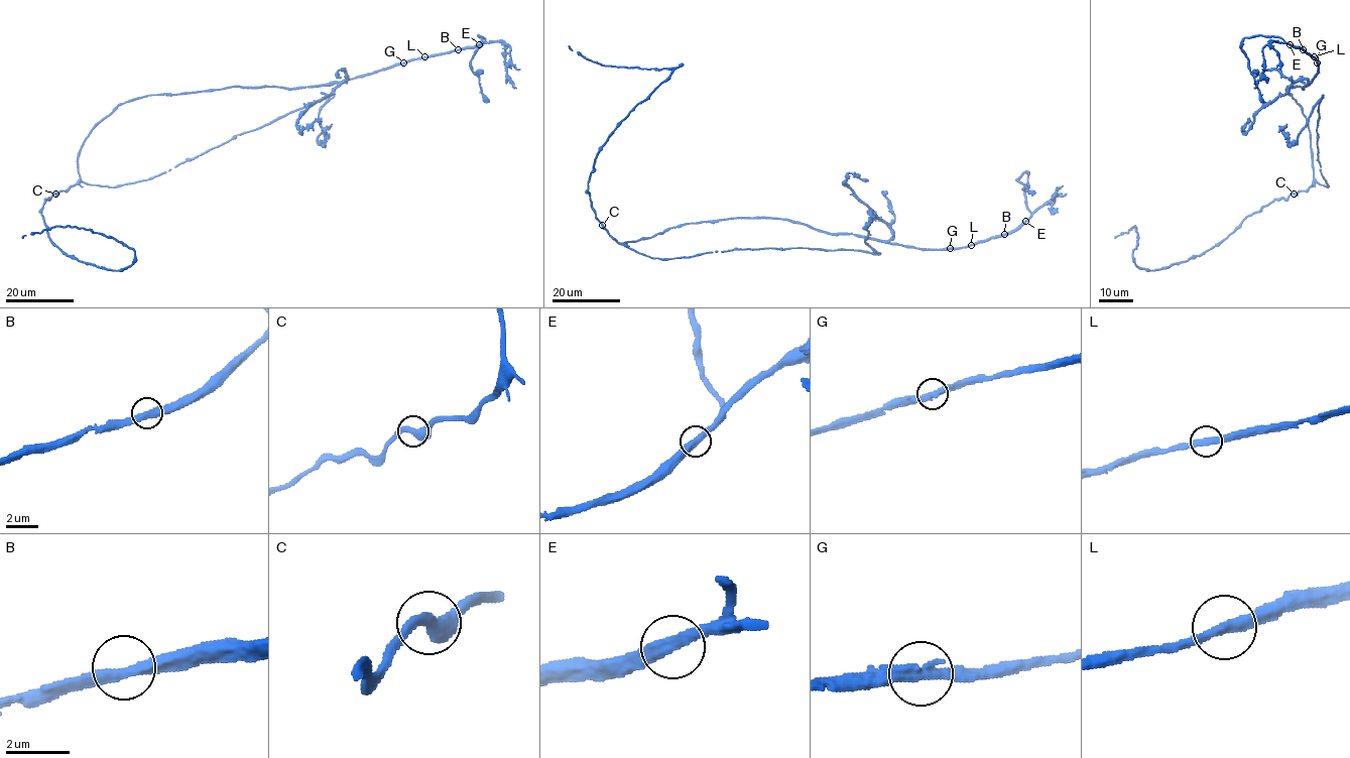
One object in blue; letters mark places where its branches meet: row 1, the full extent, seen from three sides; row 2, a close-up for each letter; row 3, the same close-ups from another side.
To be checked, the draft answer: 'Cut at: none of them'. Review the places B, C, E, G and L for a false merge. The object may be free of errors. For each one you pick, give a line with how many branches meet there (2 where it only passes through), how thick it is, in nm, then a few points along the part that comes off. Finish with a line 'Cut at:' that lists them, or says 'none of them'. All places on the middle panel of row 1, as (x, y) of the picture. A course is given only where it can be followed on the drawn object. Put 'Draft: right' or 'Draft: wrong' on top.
Draft: right
Cut at: none of them

